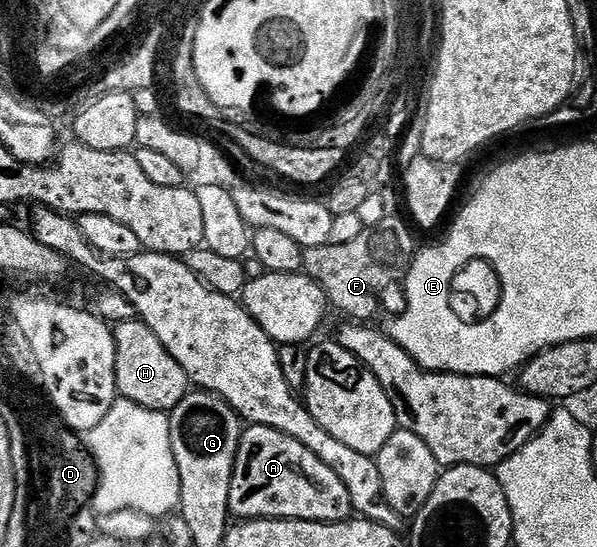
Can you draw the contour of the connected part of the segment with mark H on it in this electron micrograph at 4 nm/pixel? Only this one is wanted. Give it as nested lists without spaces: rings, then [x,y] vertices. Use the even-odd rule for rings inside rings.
[[[138,318],[114,324],[117,349],[117,389],[124,399],[133,401],[145,409],[170,413],[186,397],[189,380],[185,369],[174,360],[157,334]]]

